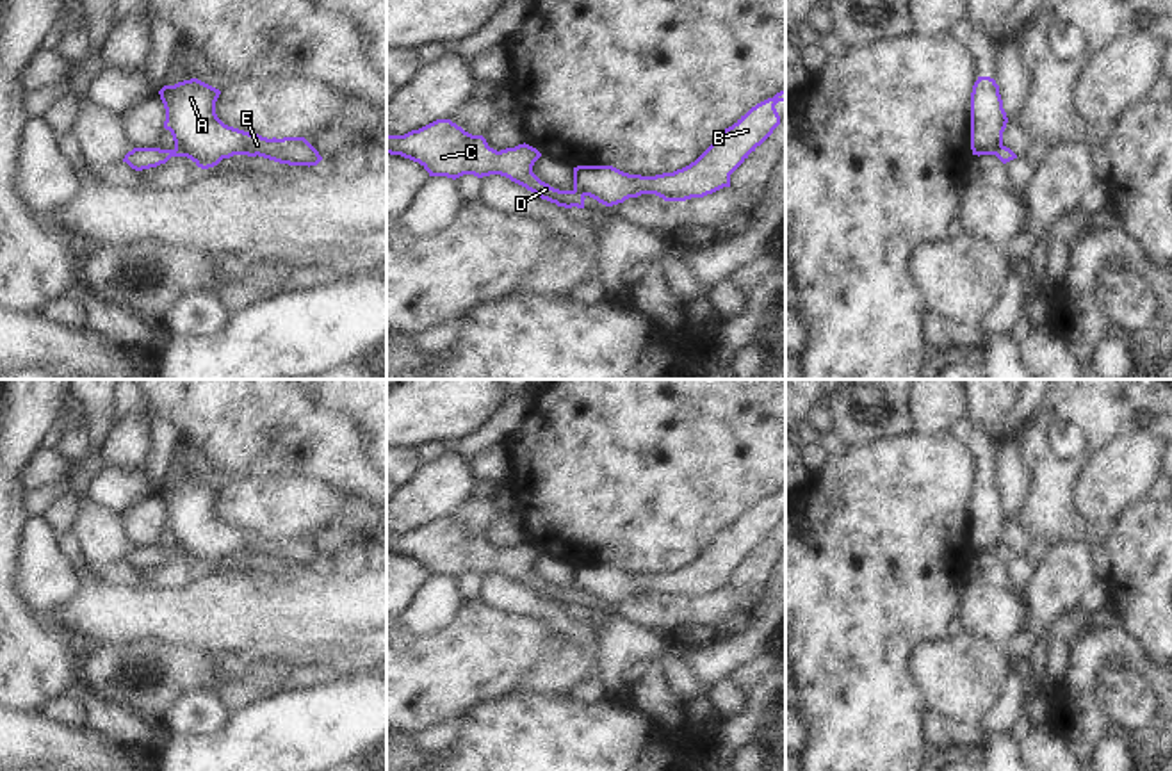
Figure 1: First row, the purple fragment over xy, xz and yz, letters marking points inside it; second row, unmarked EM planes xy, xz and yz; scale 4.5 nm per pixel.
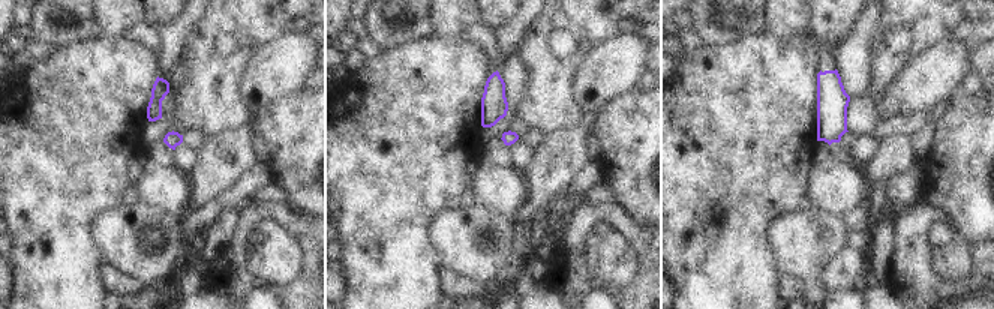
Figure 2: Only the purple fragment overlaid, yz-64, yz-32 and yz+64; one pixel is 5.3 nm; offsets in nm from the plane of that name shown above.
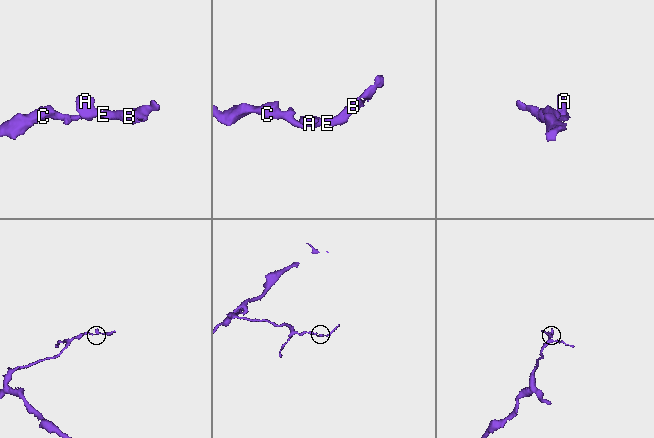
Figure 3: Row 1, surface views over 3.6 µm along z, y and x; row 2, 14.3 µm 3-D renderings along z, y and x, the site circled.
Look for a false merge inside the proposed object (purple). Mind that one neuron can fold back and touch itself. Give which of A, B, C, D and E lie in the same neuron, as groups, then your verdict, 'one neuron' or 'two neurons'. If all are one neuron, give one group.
A B E / C D; two neurons

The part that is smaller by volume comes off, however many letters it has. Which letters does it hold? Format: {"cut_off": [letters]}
{"cut_off": ["A", "B", "E"]}

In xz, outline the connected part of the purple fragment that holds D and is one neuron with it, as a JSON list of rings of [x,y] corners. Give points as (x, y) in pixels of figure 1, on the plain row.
[[[436,518],[404,534],[387,534],[387,552],[419,561],[429,575],[501,573],[558,605],[584,607],[582,591],[554,588],[533,572],[541,556],[536,547],[524,541],[497,550],[483,534],[472,534],[451,518]]]

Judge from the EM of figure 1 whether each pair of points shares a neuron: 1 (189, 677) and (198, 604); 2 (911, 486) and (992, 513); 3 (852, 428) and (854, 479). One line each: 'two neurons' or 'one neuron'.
1: two neurons
2: two neurons
3: two neurons

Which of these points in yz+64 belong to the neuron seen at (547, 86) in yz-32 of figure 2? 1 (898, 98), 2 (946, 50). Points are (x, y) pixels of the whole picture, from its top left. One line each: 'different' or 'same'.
1: different
2: different

